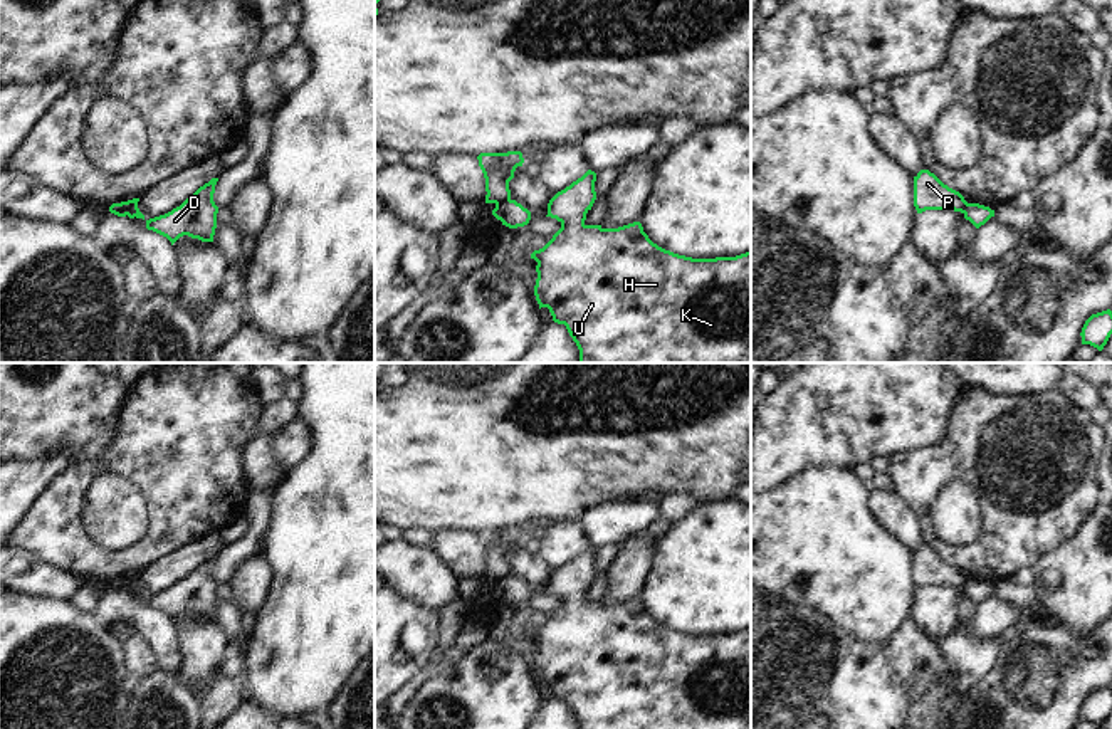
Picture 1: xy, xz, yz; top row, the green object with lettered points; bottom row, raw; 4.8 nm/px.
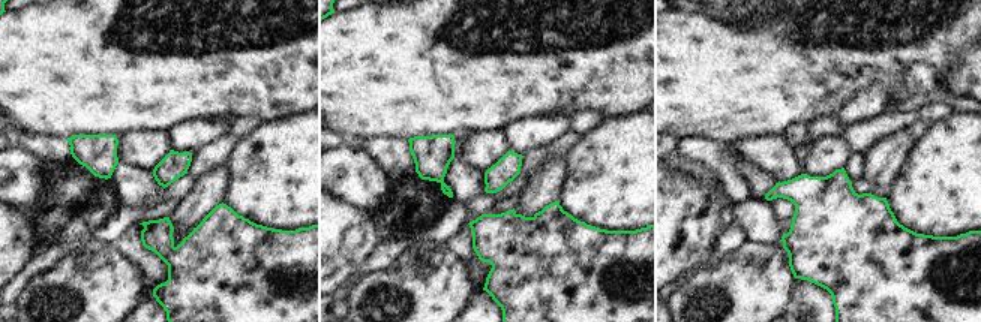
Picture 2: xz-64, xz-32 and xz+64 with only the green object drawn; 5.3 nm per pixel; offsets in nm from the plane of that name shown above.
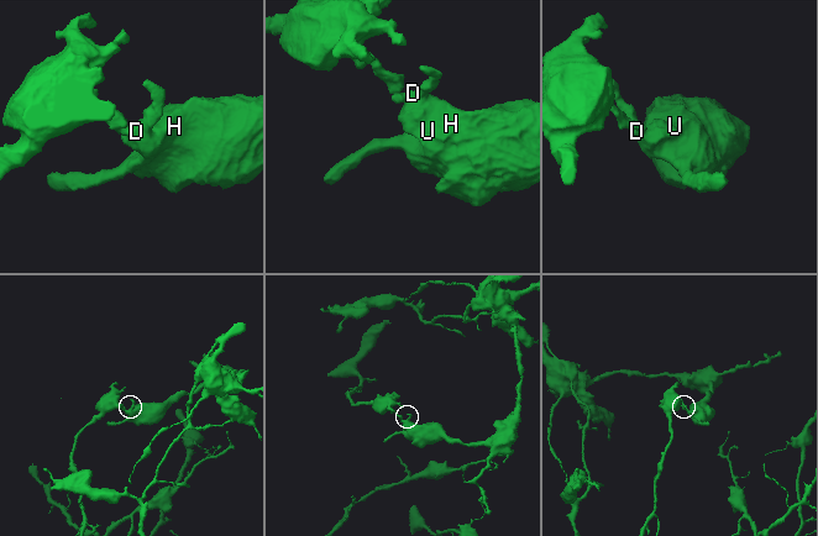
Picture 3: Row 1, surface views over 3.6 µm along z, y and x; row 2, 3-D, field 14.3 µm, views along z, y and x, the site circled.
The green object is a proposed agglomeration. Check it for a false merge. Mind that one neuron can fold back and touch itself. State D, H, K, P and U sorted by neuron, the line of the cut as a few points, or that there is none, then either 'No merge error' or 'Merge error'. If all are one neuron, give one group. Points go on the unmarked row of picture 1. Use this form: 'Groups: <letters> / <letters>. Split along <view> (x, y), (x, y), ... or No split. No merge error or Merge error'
Groups: D H K U / P. Split along xz (509, 575), (496, 582). Merge error.

